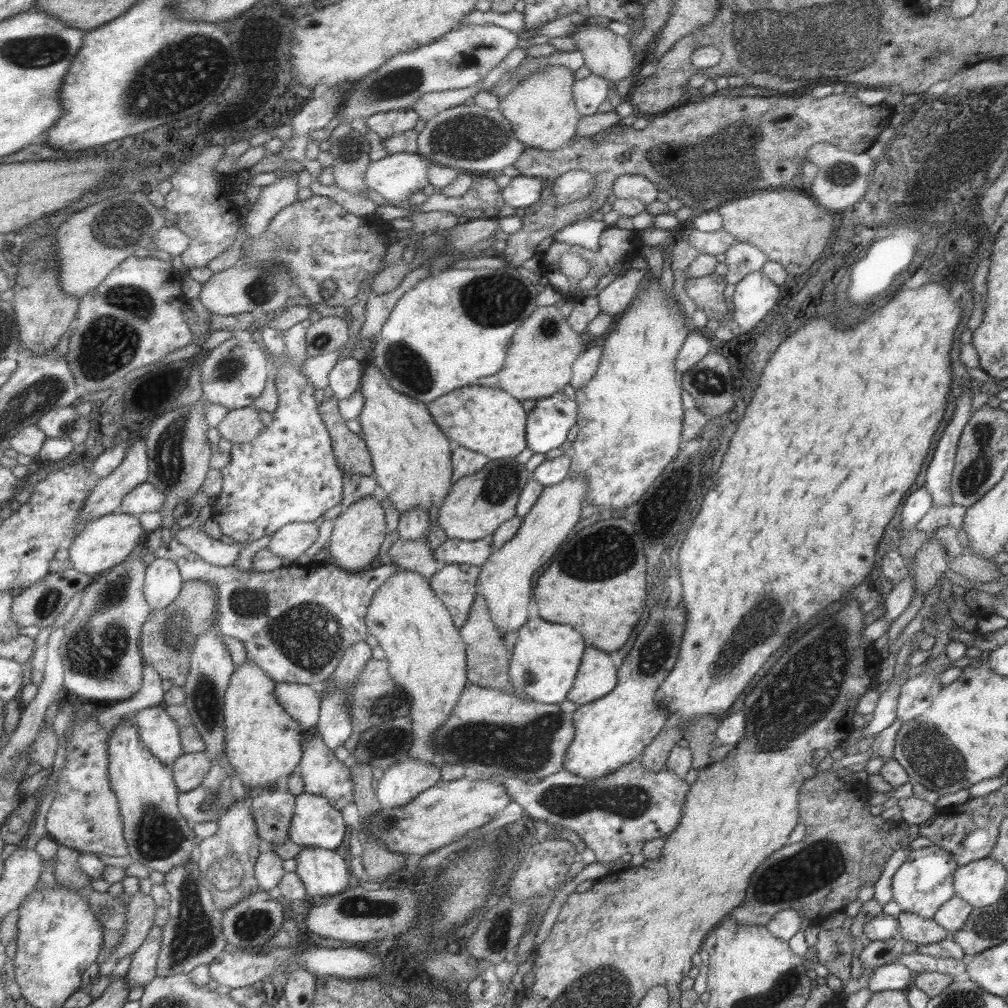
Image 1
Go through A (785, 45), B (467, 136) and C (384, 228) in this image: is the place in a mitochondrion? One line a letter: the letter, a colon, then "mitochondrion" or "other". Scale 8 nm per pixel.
A: mitochondrion
B: mitochondrion
C: other

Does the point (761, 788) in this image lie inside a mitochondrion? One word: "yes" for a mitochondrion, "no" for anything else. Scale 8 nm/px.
no

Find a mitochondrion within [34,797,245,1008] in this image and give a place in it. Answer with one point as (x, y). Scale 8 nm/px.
(193, 936)

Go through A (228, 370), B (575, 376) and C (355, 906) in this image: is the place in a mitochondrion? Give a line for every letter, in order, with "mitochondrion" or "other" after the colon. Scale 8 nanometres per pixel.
A: mitochondrion
B: other
C: mitochondrion

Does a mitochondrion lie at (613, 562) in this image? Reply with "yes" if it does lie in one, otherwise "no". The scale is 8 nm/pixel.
yes

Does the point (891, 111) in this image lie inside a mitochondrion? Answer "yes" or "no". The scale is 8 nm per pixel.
no

